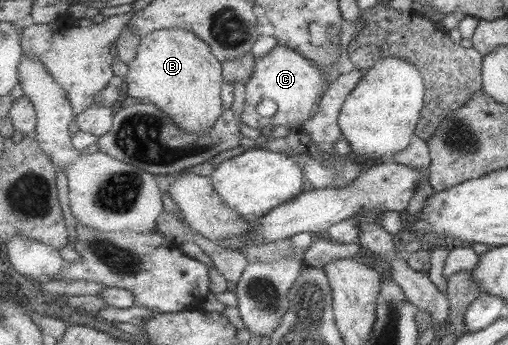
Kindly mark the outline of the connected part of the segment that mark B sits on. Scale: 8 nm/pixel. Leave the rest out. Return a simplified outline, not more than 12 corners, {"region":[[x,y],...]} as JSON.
{"region":[[187,29],[141,38],[124,96],[186,133],[223,117],[222,63]]}

